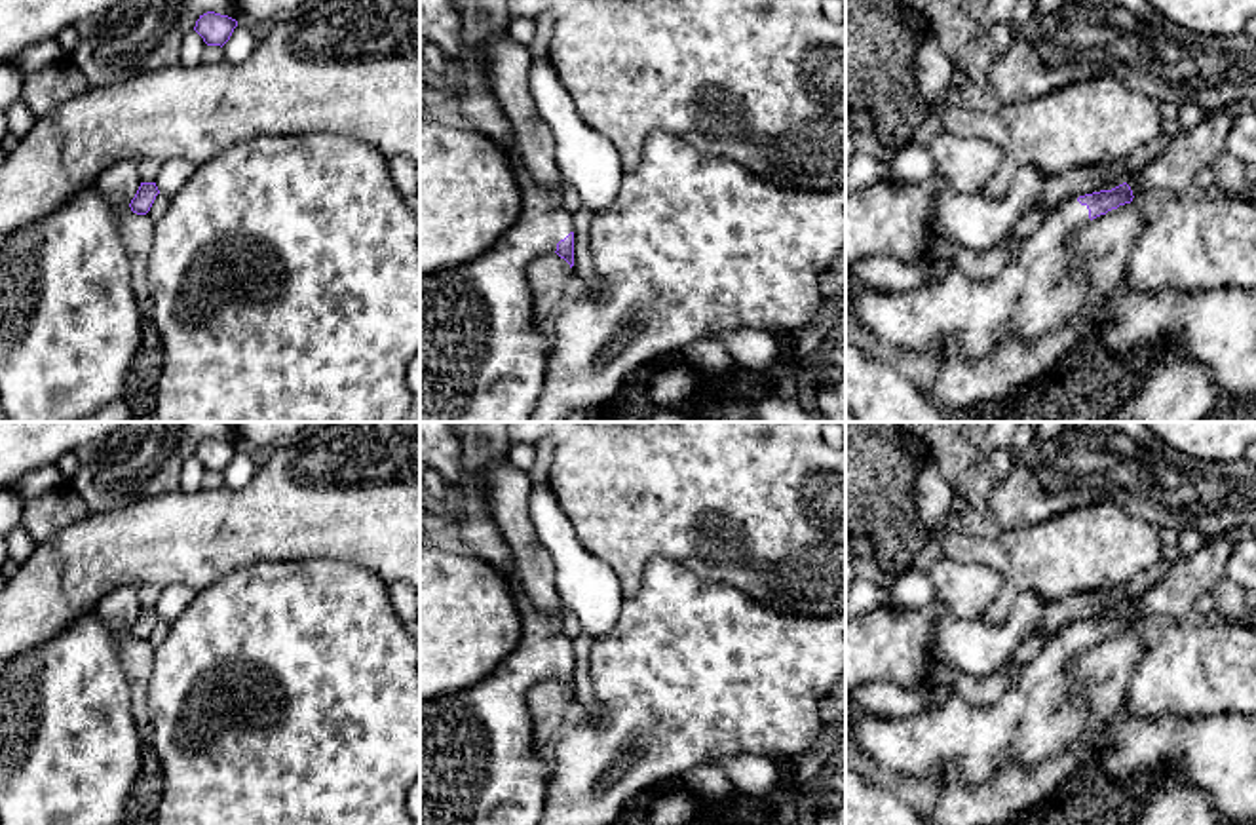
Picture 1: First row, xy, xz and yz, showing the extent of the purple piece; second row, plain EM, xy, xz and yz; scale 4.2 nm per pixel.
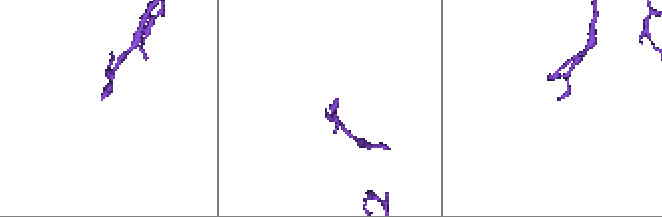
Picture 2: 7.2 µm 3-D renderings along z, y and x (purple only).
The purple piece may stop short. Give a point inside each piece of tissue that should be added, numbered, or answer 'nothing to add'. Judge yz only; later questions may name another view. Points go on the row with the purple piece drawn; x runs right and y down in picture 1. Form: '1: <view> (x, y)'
1: yz (1038, 291)

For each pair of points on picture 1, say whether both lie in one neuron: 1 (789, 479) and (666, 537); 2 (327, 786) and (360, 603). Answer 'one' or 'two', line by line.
1: one
2: one

